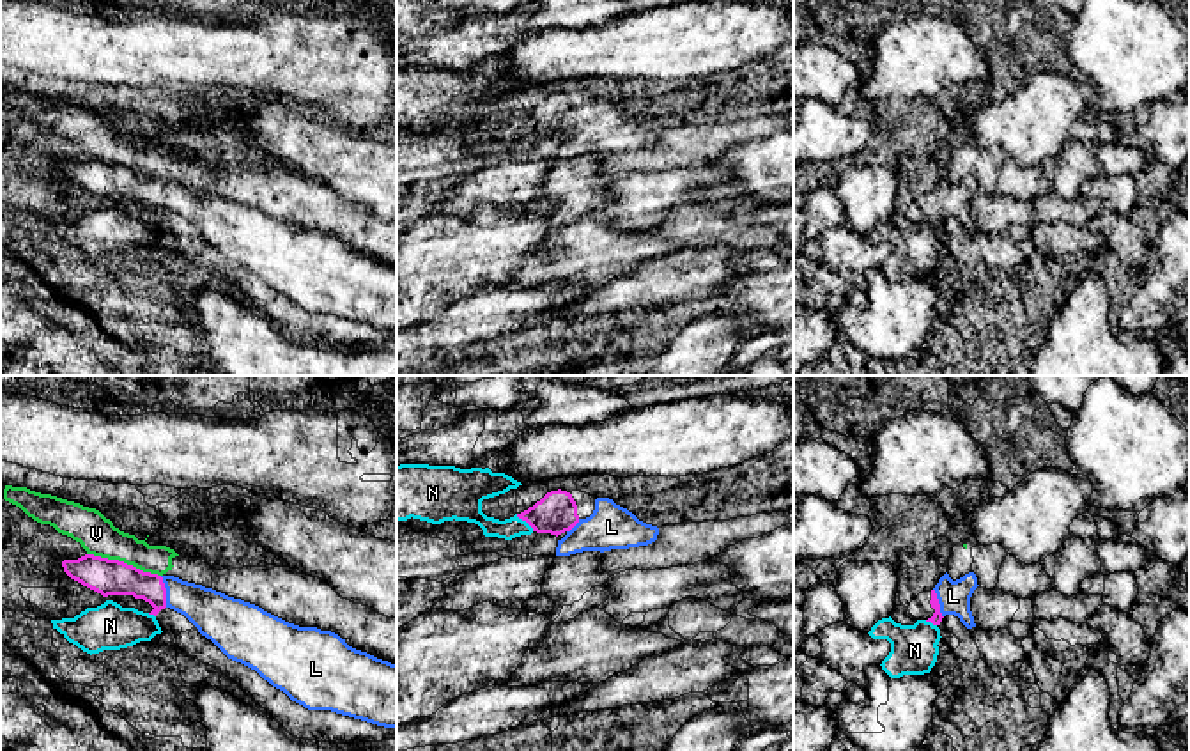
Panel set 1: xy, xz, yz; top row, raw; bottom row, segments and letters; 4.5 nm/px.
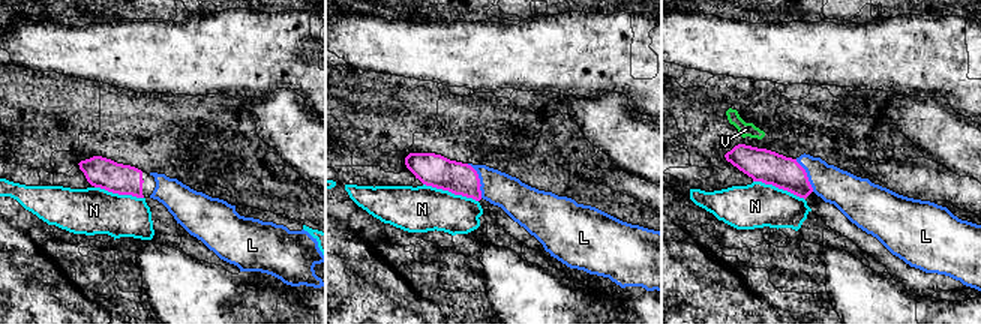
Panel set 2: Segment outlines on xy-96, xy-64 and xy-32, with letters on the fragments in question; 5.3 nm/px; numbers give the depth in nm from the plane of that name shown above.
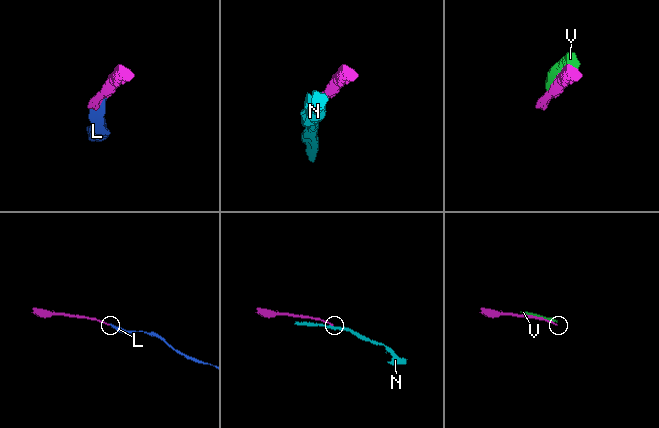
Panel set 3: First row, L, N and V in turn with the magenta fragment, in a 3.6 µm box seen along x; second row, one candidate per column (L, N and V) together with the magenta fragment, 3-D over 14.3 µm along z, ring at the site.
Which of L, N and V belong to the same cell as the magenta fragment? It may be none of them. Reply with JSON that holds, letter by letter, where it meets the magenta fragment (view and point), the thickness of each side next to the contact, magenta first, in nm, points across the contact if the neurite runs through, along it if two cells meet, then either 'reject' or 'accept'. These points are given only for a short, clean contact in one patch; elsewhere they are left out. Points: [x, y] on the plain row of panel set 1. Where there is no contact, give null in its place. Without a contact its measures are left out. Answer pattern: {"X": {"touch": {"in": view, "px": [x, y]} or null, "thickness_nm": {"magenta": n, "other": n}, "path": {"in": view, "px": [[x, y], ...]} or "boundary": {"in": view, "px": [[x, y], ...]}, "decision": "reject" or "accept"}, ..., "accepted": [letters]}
{"L": {"touch": {"in": "xy", "px": [165, 195]}, "thickness_nm": {"magenta": 160, "other": 200}, "path": {"in": "xy", "px": [[112, 181], [130, 183], [165, 195], [192, 202], [215, 218]]}, "decision": "accept"}, "N": {"touch": {"in": "xz", "px": [525, 123]}, "thickness_nm": {"magenta": 190, "other": 140}, "boundary": {"in": "xz", "px": [[516, 117], [533, 133]]}, "decision": "reject"}, "V": {"touch": {"in": "xy", "px": [123, 165]}, "thickness_nm": {"magenta": 160, "other": 170}, "decision": "reject"}, "accepted": ["L"]}

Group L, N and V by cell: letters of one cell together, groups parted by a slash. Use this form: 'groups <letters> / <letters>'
groups L / N / V

